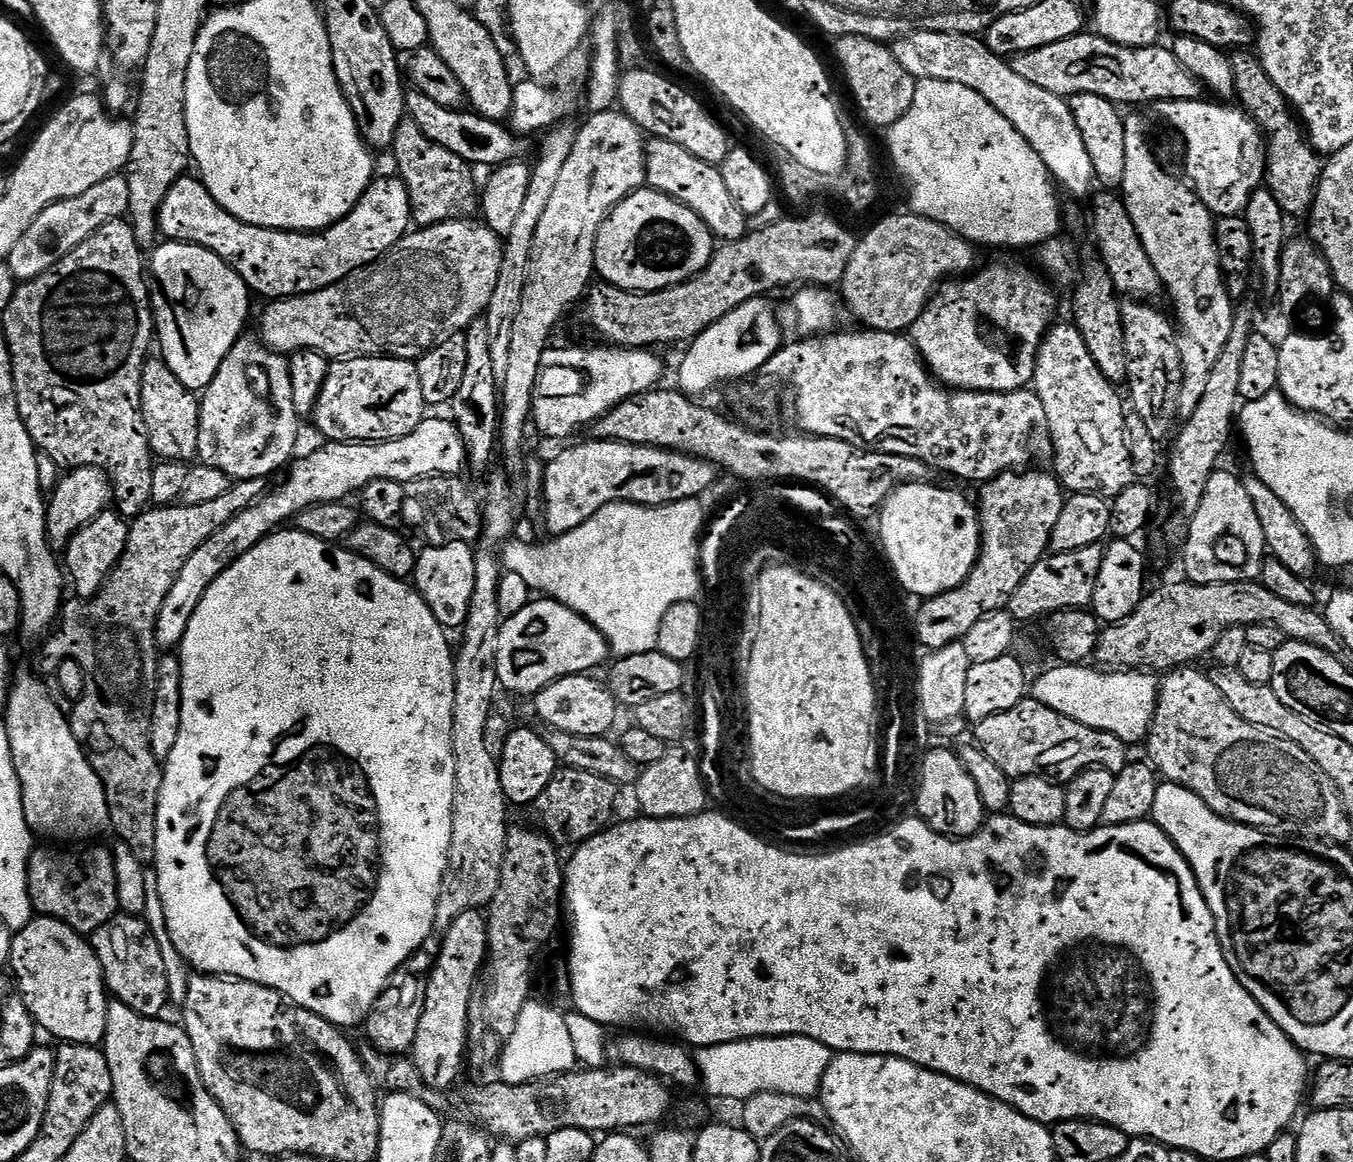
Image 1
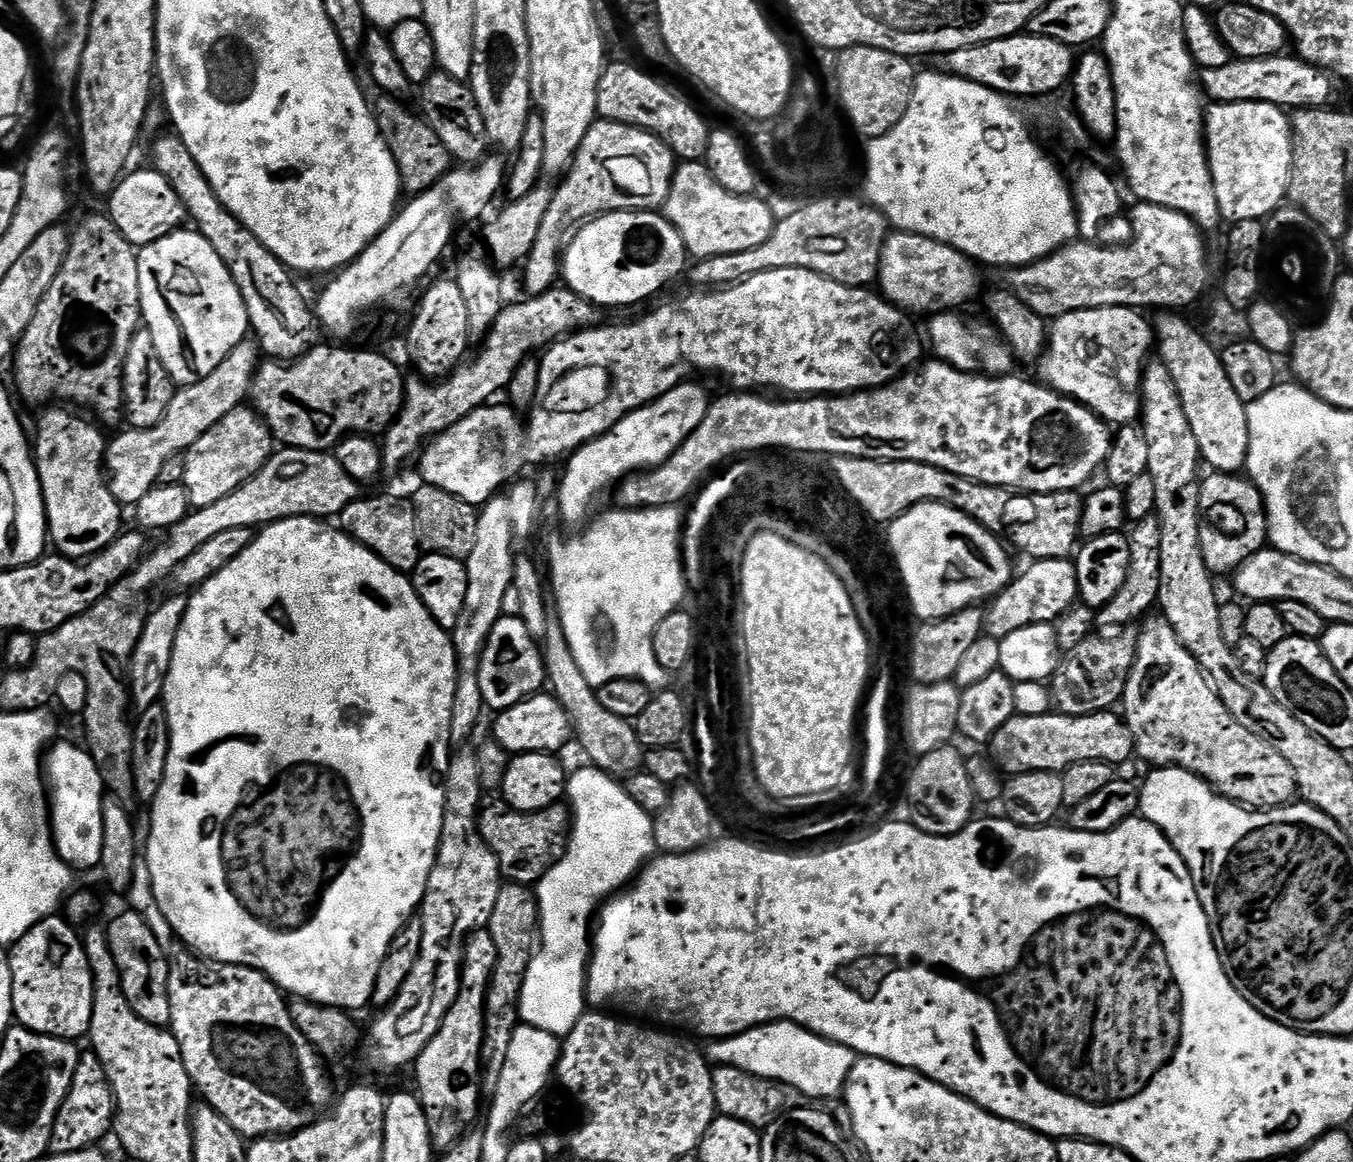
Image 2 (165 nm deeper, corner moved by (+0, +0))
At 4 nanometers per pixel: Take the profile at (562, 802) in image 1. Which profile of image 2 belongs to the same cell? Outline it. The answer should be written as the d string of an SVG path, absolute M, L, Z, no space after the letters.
M496 798L493 804L485 803L480 810L480 836L492 849L500 864L500 875L505 881L535 885L554 867L567 850L572 817L563 803L552 804L546 810L519 812L503 799Z

